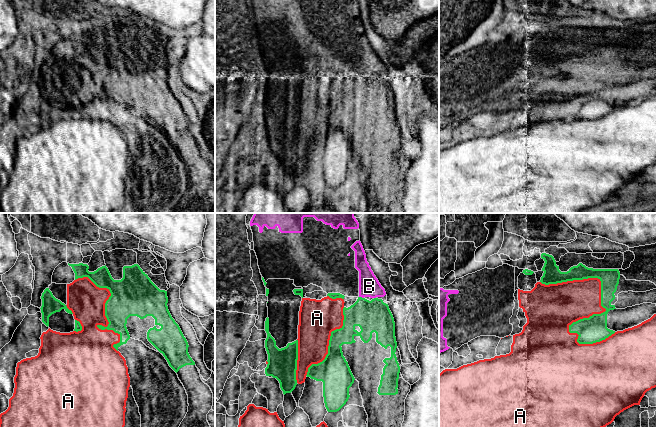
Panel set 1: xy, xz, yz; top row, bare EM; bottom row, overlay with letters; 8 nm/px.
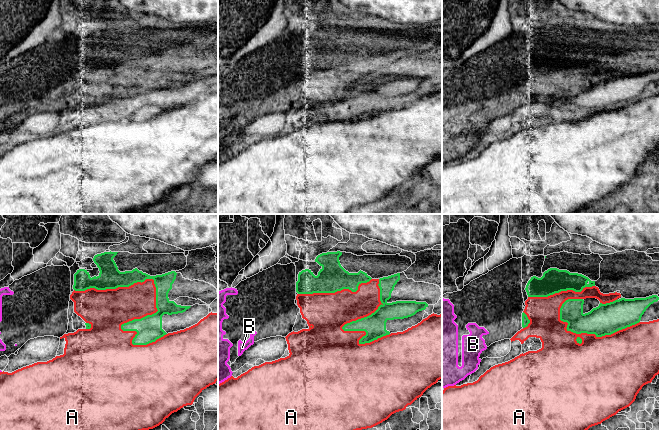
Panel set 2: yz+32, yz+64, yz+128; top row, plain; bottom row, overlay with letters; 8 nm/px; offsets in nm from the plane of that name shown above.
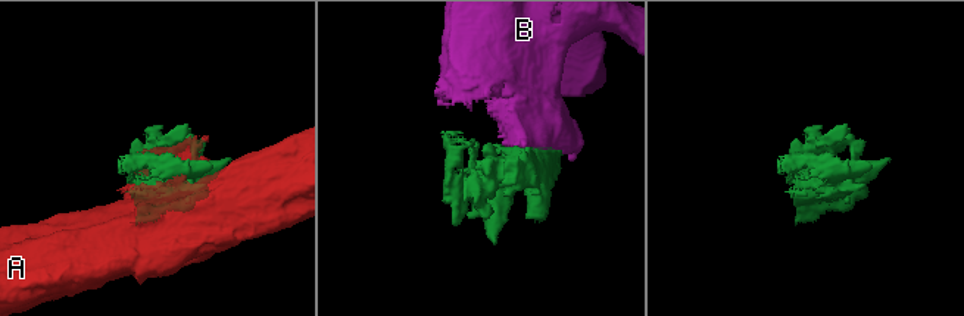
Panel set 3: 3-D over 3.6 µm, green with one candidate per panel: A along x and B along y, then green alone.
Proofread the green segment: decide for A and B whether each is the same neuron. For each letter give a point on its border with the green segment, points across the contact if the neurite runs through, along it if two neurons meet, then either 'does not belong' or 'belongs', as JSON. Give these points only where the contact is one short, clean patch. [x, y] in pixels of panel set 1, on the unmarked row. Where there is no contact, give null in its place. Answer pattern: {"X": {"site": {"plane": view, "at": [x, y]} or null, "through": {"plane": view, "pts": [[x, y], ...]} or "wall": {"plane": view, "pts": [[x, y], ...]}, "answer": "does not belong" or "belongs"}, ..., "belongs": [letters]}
{"A": {"site": {"plane": "yz", "at": [603, 88]}, "answer": "does not belong"}, "B": {"site": {"plane": "xz", "at": [361, 73]}, "answer": "belongs"}, "belongs": ["B"]}

